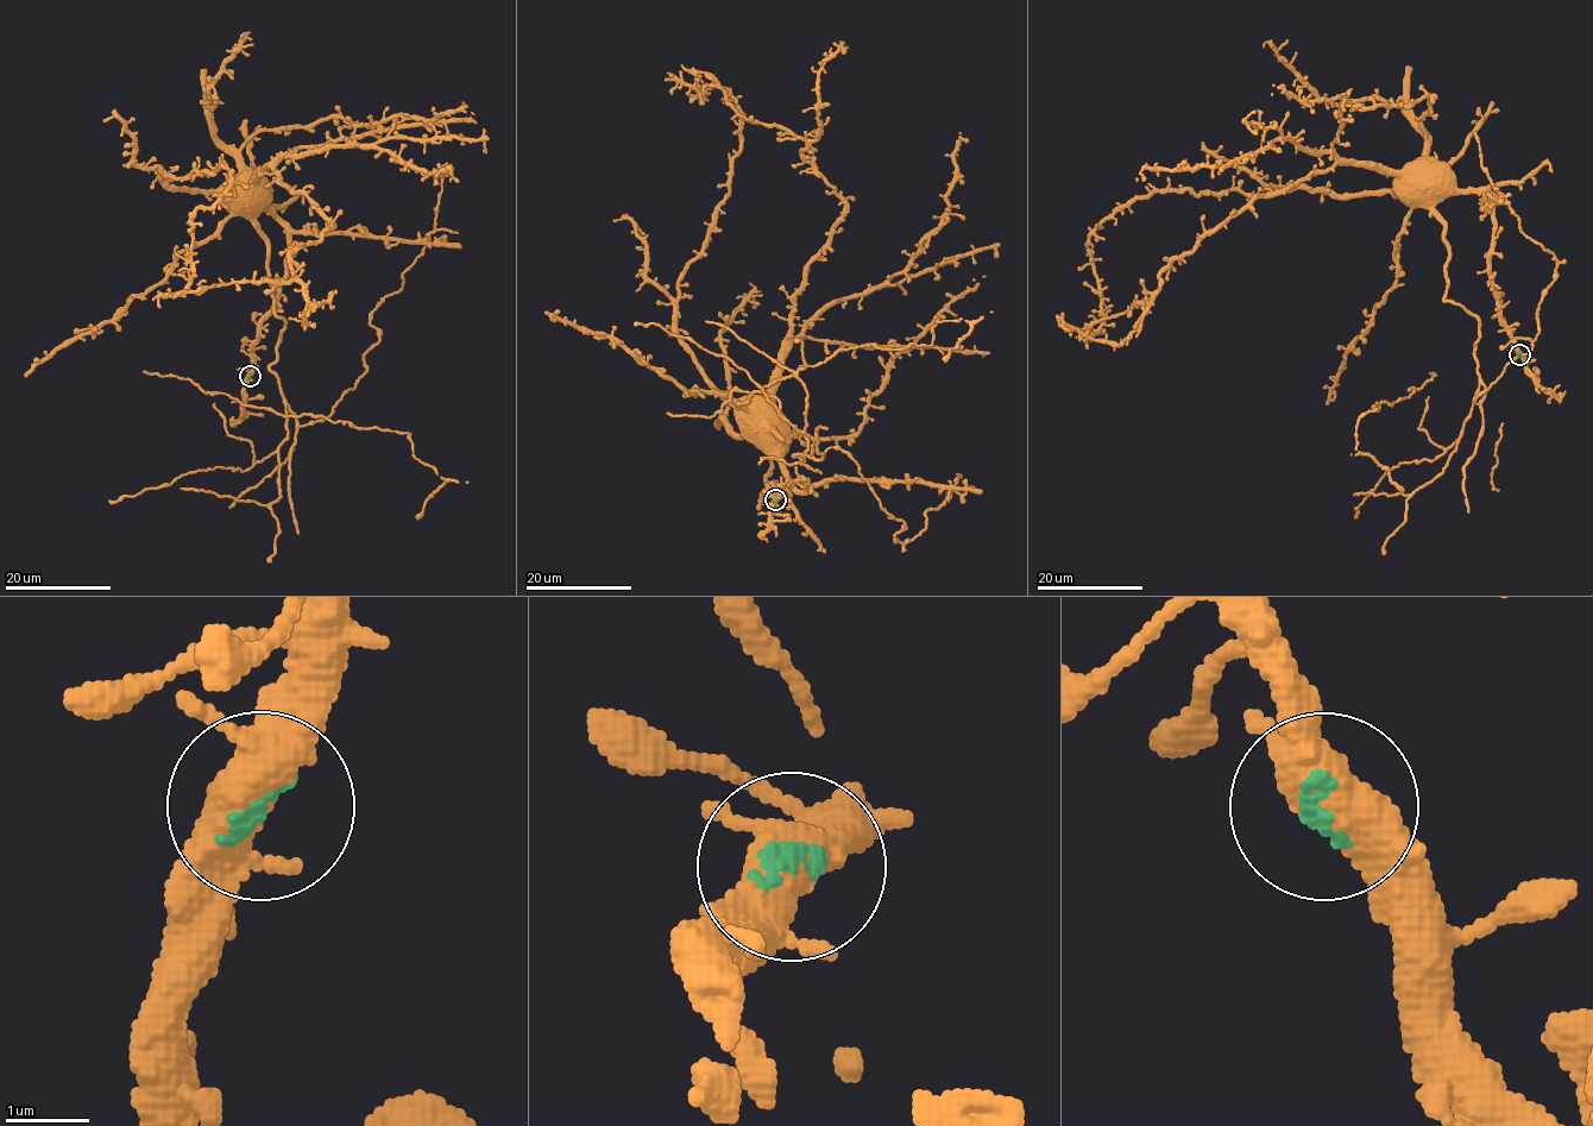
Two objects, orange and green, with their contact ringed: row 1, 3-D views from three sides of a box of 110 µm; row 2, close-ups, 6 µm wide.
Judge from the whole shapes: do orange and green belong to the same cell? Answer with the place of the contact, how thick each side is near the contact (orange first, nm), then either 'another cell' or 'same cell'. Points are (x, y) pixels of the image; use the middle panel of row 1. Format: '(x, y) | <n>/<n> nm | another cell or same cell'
(775, 499) | 440/140 nm | same cell

